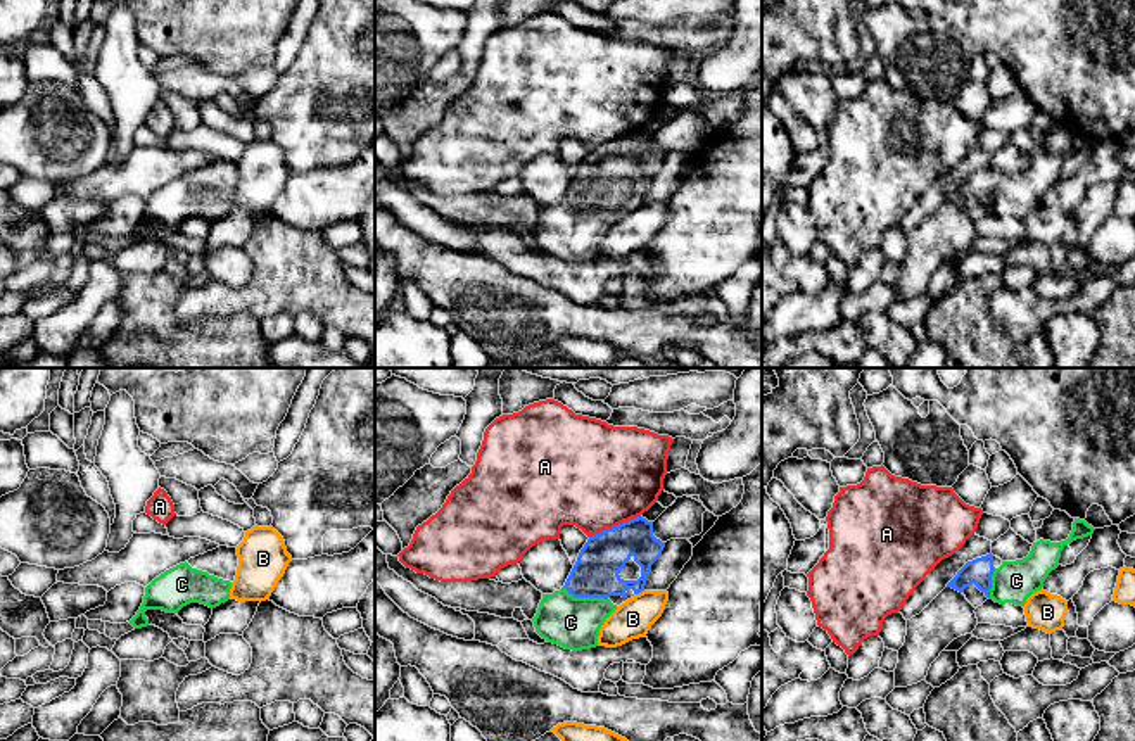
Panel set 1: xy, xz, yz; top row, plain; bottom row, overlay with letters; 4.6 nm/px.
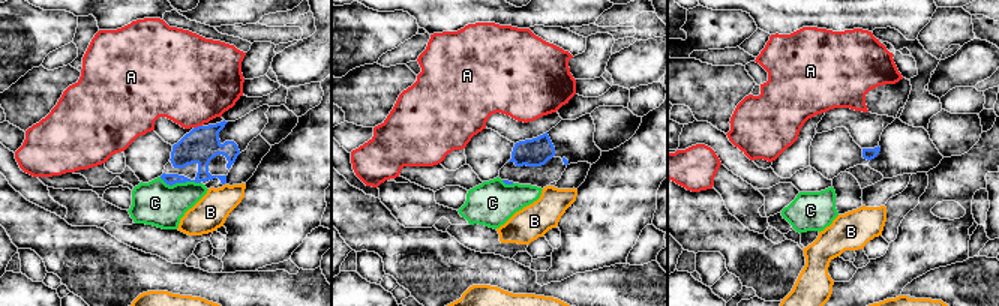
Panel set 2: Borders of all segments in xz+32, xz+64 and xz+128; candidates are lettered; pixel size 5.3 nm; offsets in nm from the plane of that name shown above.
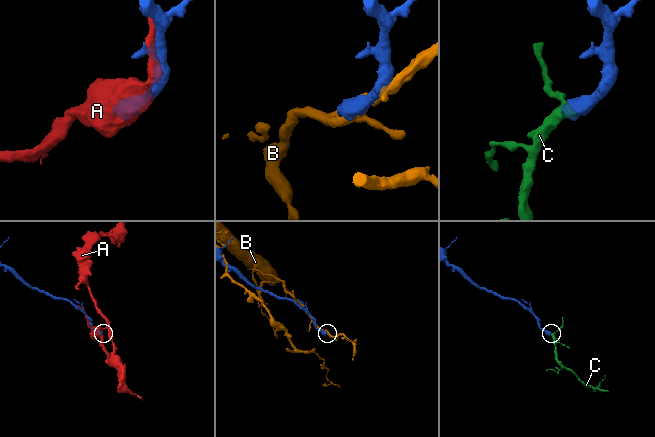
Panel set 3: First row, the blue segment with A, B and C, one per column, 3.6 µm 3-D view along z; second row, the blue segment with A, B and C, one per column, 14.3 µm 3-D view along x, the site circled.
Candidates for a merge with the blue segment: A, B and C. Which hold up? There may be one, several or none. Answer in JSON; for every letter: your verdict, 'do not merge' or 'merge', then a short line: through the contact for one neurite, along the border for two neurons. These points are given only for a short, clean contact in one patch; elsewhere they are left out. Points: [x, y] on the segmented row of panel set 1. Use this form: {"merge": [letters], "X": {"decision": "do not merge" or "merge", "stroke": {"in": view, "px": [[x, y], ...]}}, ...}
{"merge": ["C"], "A": {"decision": "do not merge"}, "B": {"decision": "do not merge"}, "C": {"decision": "merge", "stroke": {"in": "xz", "px": [[595, 574], [586, 596], [570, 622]]}}}

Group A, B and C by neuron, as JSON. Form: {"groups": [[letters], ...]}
{"groups": [["A"], ["B"], ["C"]]}

